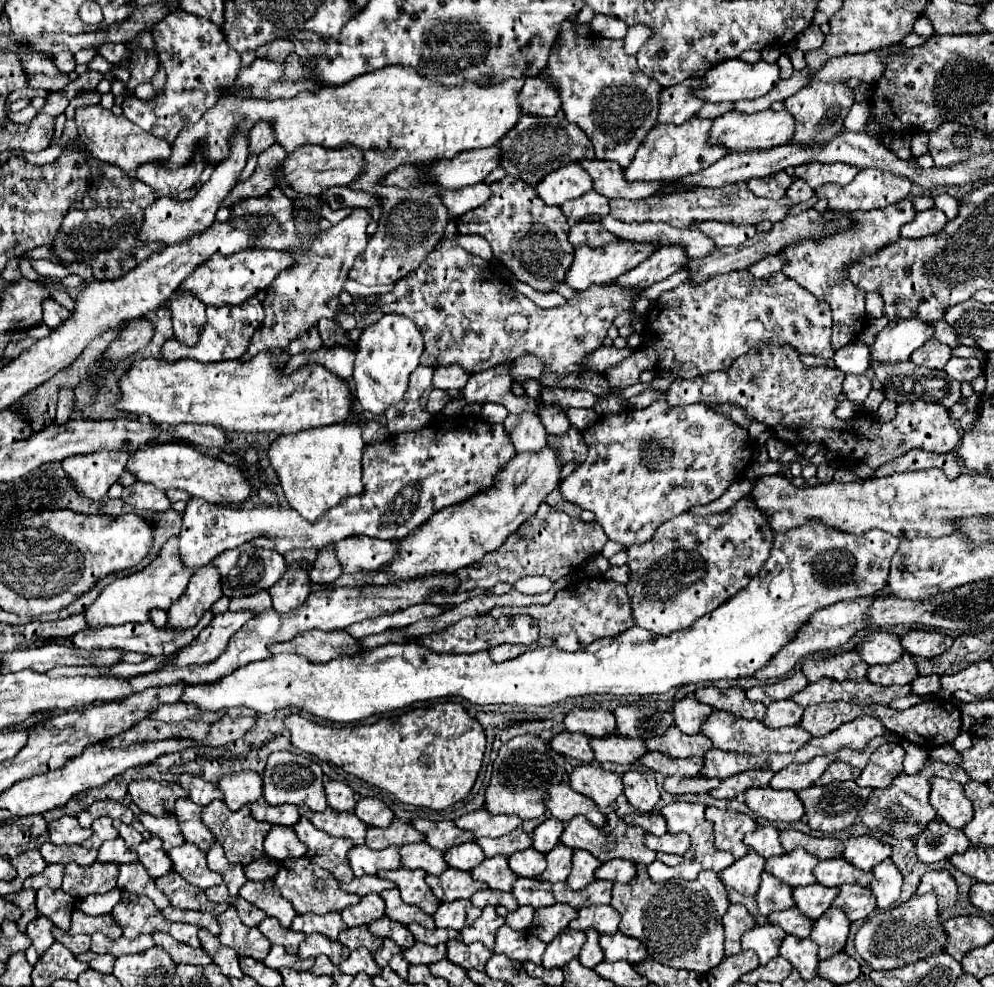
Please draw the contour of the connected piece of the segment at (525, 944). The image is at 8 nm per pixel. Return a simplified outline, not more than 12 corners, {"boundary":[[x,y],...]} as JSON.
{"boundary":[[502,925],[494,953],[540,965],[546,943]]}

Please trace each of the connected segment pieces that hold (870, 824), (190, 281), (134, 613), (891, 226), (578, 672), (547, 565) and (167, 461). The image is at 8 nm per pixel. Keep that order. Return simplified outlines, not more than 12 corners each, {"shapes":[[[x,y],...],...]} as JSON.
{"shapes":[[[928,757],[872,789],[860,813],[870,831],[914,839],[936,817],[934,777],[966,785],[962,767]],[[292,251],[216,253],[180,289],[238,305],[294,265]],[[178,539],[148,567],[112,581],[86,609],[90,629],[146,623],[170,609],[192,569]],[[910,199],[850,213],[852,229],[780,253],[786,277],[830,303],[834,349],[866,325],[844,265],[898,239]],[[818,519],[690,629],[504,663],[386,643],[186,685],[200,711],[354,723],[416,701],[544,707],[752,675],[900,541]],[[542,503],[500,549],[452,575],[456,593],[528,575],[558,581],[608,541]],[[190,443],[136,449],[128,471],[158,489],[242,503],[252,481]]]}

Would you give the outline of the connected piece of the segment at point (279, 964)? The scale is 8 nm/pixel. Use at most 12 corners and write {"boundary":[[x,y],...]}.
{"boundary":[[272,945],[264,963],[274,969],[290,967],[308,971],[312,957],[300,959],[286,953],[282,945]]}

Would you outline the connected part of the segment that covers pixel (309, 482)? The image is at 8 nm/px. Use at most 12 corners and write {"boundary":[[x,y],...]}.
{"boundary":[[362,431],[280,435],[268,449],[306,521],[362,493]]}

